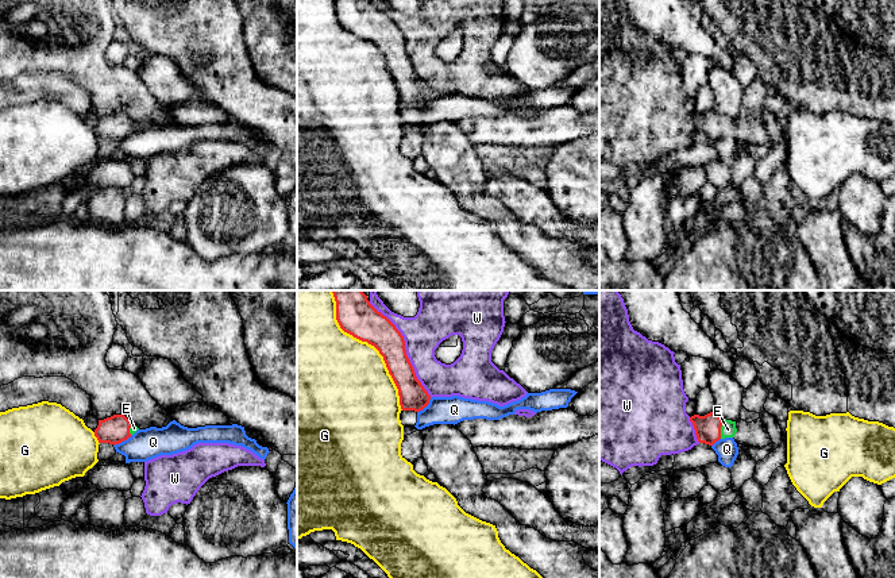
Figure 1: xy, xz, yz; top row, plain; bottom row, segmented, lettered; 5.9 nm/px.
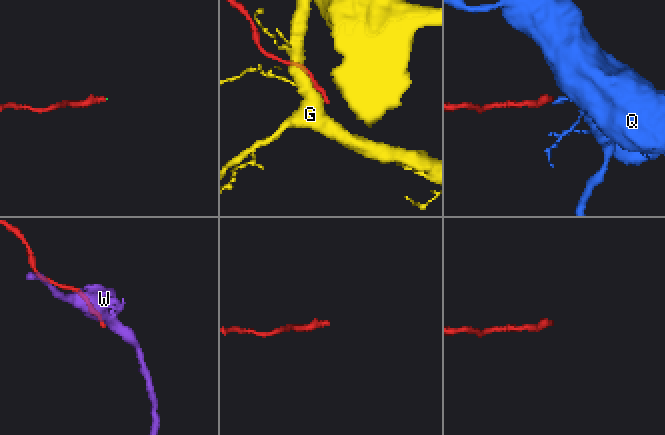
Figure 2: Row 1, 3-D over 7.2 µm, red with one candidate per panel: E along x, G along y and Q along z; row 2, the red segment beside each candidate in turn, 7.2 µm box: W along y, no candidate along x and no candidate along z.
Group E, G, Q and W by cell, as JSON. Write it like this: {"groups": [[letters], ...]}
{"groups": [["E"], ["G"], ["Q"], ["W"]]}

